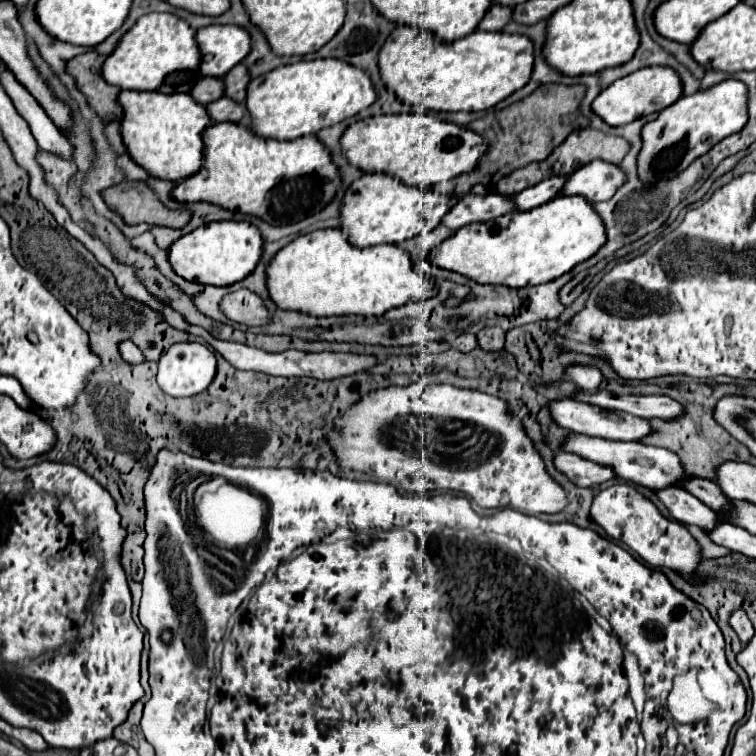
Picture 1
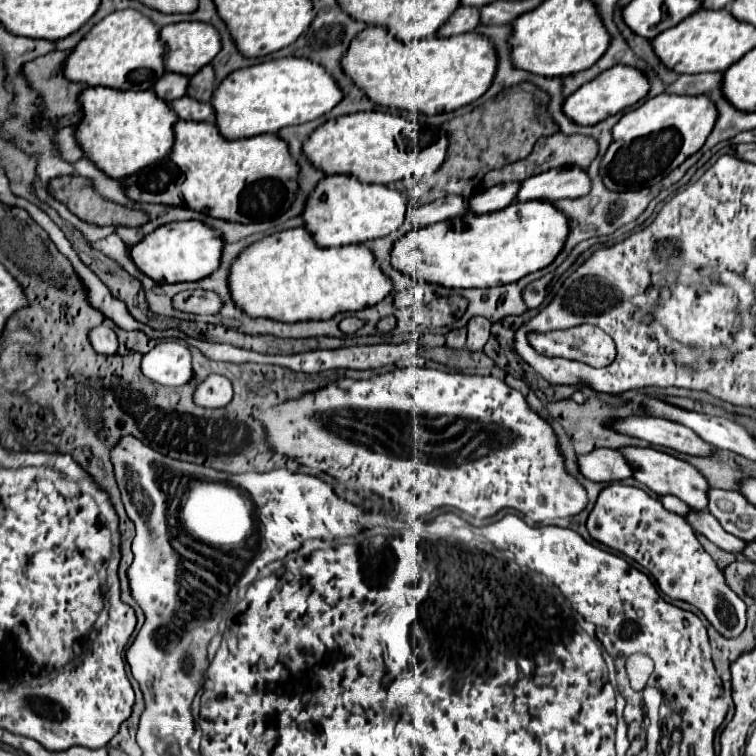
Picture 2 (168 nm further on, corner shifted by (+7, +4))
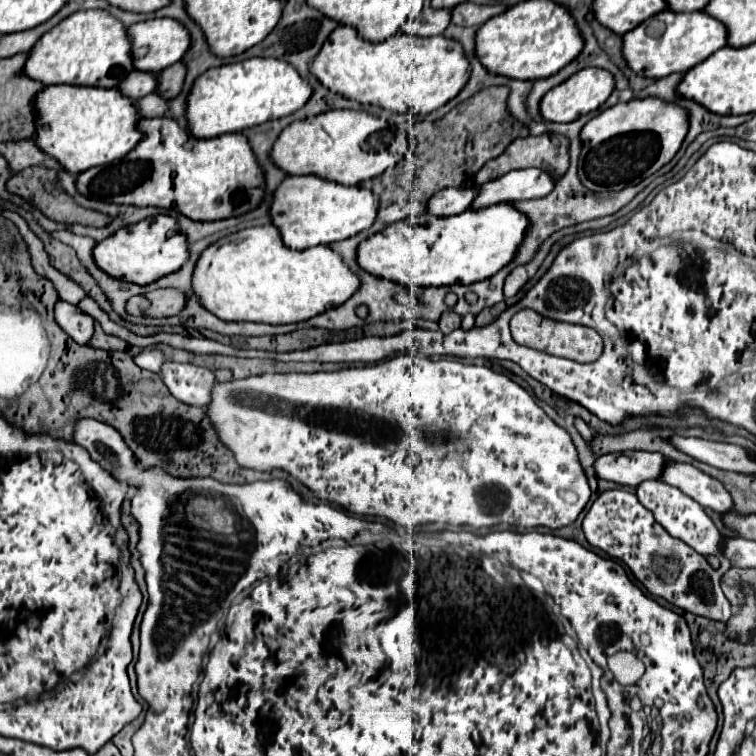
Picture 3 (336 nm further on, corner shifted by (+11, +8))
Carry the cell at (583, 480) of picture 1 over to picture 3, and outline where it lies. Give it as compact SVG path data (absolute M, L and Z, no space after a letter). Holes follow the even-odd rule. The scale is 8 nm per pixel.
M623 451L623 453L599 455L593 467L601 479L607 479L619 485L637 487L645 479L657 479L665 461L667 459L661 453Z

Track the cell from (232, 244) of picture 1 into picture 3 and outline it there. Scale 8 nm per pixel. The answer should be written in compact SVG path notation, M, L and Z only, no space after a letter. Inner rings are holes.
M155 215L153 219L143 219L133 227L123 227L121 231L117 231L117 235L111 235L109 239L97 243L93 255L97 259L97 265L105 273L117 279L127 279L129 283L149 285L163 275L179 271L187 263L189 241L187 235L181 233L177 219L173 219L171 215Z

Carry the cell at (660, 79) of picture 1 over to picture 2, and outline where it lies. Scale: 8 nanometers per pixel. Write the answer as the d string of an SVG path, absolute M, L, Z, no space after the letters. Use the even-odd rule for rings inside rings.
M617 65L617 67L611 67L611 69L603 71L593 81L581 85L573 95L569 95L563 101L561 107L573 123L577 123L577 125L595 125L595 123L607 119L609 115L615 115L617 111L637 103L641 97L647 95L647 91L649 91L649 81L641 71L637 71L633 67Z

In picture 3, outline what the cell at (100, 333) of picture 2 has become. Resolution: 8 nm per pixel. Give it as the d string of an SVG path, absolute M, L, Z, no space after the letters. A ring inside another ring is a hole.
M59 301L55 307L55 319L63 327L65 333L69 333L79 345L89 345L93 339L93 317L85 315L79 307L73 307L71 303Z

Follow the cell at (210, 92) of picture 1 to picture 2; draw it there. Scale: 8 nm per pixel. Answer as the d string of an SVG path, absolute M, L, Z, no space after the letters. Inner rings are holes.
M165 73L153 85L153 93L165 101L171 101L171 99L183 97L187 93L187 85L189 85L189 77L177 75L177 73Z

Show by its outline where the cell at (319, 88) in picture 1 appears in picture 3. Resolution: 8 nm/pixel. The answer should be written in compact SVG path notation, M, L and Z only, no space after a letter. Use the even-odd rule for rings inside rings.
M251 57L241 63L213 67L201 75L201 79L197 79L191 95L187 97L187 127L193 137L199 139L239 133L243 129L299 111L311 99L311 95L311 85L293 65L273 57Z

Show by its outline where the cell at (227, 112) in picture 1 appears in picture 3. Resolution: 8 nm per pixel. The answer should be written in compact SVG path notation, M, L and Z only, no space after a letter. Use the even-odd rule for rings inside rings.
M153 93L153 95L147 95L145 99L139 99L137 107L143 117L163 117L169 113L169 101L159 93Z

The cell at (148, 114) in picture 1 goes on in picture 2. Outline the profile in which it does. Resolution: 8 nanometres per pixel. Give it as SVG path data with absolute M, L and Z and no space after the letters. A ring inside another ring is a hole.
M87 87L83 93L81 93L81 111L85 111L85 115L81 117L81 123L75 125L75 139L83 151L83 155L87 159L91 159L105 175L109 175L111 179L121 179L121 177L127 177L127 175L133 175L137 173L139 169L155 163L155 161L161 161L165 155L169 155L171 147L173 147L173 123L177 121L177 115L175 111L169 107L167 101L159 99L157 95L153 95L153 91L119 91L119 89L109 89L109 87Z

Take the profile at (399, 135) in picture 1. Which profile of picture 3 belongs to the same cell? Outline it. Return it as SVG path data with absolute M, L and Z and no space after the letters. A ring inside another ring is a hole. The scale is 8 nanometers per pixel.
M321 113L285 127L273 145L273 161L289 175L321 175L345 185L359 185L395 167L415 141L403 129L395 129L389 121L365 113L365 117L349 117L349 113Z

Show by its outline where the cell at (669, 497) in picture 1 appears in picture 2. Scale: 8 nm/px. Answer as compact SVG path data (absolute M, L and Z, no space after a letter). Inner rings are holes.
M691 511L687 515L687 523L693 525L693 529L701 535L705 535L711 543L715 543L719 549L727 551L727 553L733 553L733 555L741 555L743 549L745 549L745 541L729 535L719 523L717 519L713 519L713 515L709 513L703 513L703 511Z

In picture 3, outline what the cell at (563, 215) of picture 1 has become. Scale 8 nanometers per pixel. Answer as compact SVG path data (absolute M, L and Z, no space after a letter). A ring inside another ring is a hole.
M513 203L469 209L461 215L451 215L451 217L437 217L433 213L419 215L419 217L415 215L413 219L391 223L377 235L363 241L357 249L357 255L359 255L359 265L371 275L397 281L407 287L441 287L441 285L455 285L455 283L469 285L469 283L489 279L505 265L509 265L517 255L519 247L523 245L529 227L531 227L529 217L523 215L519 209L515 209Z

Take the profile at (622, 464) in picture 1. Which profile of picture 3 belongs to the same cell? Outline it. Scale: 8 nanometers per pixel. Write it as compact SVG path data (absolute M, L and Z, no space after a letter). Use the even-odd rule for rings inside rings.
M667 461L659 475L659 481L677 487L679 491L695 499L701 507L709 507L717 513L725 513L733 507L733 499L727 489L717 479L689 463Z

